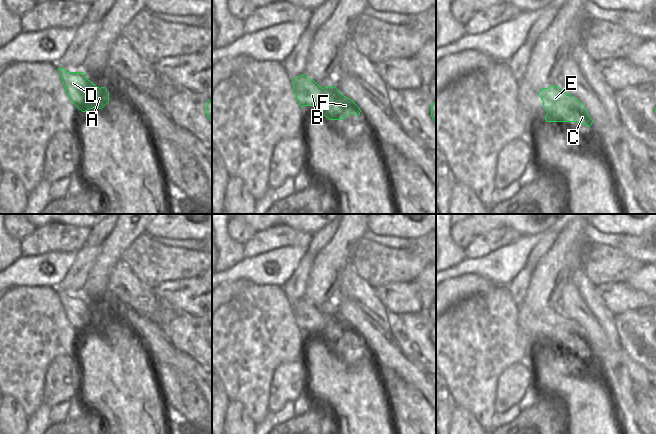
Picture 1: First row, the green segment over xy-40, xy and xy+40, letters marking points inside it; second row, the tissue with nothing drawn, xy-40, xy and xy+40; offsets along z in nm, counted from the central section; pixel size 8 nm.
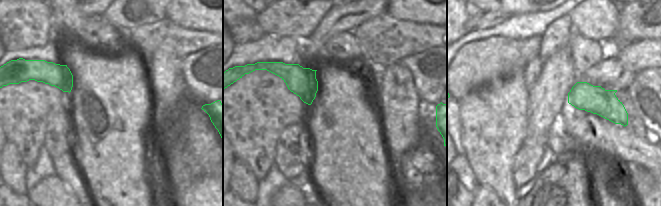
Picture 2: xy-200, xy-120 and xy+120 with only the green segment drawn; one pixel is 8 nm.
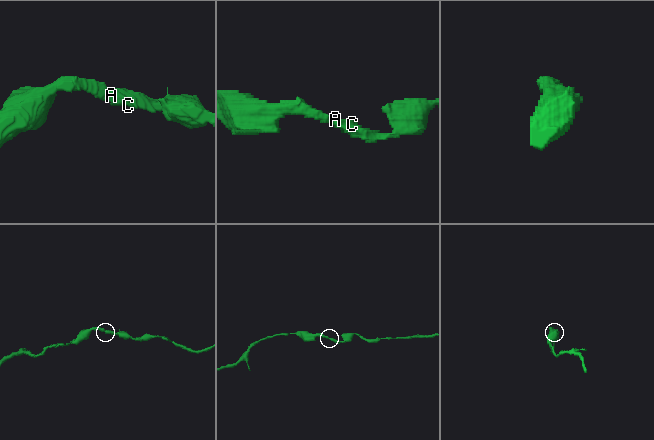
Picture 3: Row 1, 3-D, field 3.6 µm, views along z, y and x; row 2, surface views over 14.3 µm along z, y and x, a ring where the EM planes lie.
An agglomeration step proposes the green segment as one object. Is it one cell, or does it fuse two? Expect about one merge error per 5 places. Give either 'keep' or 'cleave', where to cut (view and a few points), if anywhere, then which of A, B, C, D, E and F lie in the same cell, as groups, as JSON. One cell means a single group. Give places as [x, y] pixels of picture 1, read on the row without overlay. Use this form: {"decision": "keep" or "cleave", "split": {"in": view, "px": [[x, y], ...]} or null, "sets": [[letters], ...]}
{"decision": "keep", "split": null, "sets": [["A", "B", "C", "D", "E", "F"]]}

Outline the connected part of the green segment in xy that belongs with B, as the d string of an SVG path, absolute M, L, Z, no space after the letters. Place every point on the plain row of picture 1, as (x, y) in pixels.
M302 298L293 303L295 323L300 331L319 329L319 338L329 344L343 344L350 338L360 339L360 332L344 320L335 310L322 312L317 306Z

